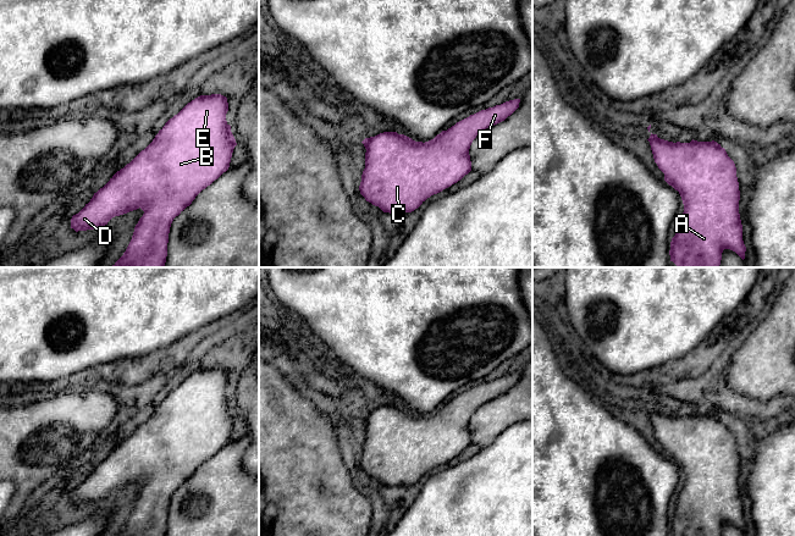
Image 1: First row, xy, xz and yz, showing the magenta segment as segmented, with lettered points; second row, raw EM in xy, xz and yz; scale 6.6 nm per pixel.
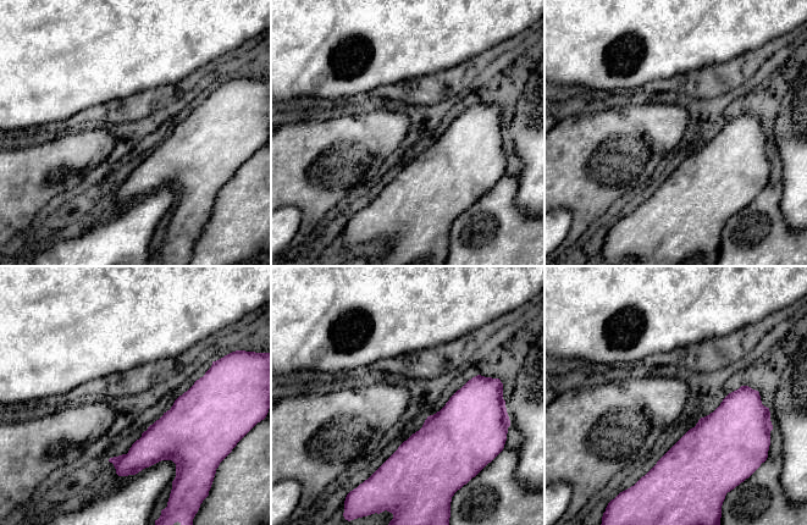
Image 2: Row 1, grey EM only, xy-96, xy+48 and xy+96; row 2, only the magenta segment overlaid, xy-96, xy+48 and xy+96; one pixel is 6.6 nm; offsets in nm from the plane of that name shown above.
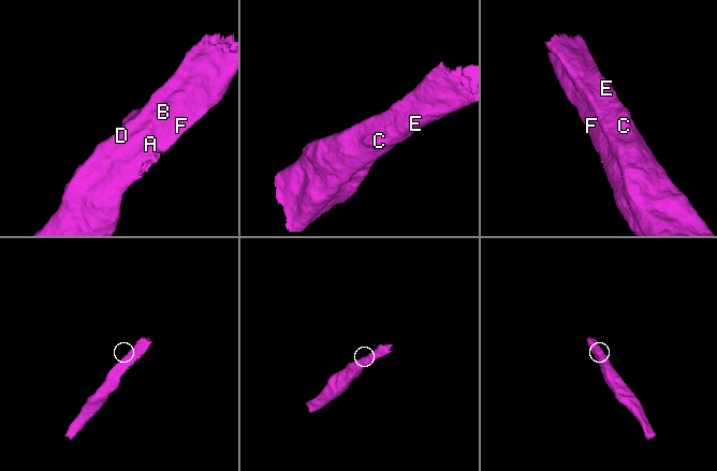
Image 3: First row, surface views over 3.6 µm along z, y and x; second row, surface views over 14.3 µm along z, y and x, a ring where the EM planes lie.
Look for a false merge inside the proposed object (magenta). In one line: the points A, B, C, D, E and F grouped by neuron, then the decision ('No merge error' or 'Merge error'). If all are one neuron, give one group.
Groups: A B C D E F. No merge error

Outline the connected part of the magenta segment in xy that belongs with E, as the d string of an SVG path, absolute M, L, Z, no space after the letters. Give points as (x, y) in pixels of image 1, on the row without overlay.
M221 368L200 369L188 376L177 388L170 392L153 415L129 437L117 444L110 454L94 466L85 480L71 492L71 502L76 505L101 503L115 491L142 482L143 490L134 501L132 513L116 536L166 536L170 501L176 490L192 477L195 470L217 453L230 441L236 413L226 394L227 371Z

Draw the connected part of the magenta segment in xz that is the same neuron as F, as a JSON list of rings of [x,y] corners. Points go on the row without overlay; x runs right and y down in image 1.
[[[520,372],[481,383],[442,404],[429,415],[415,415],[397,405],[383,405],[365,411],[365,442],[359,459],[366,475],[383,486],[412,486],[427,471],[460,454],[471,444],[469,422],[479,407],[510,389],[519,381]]]

